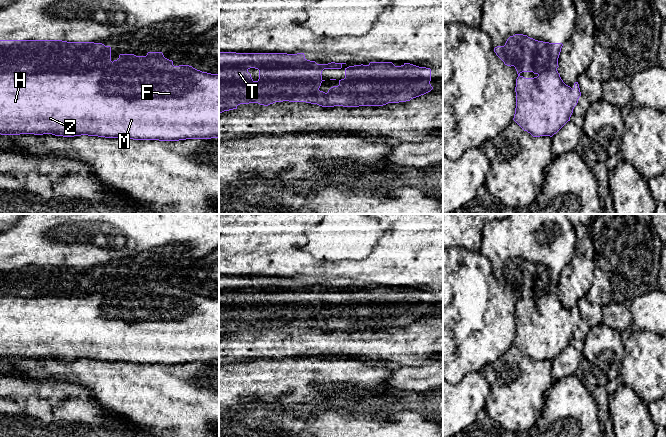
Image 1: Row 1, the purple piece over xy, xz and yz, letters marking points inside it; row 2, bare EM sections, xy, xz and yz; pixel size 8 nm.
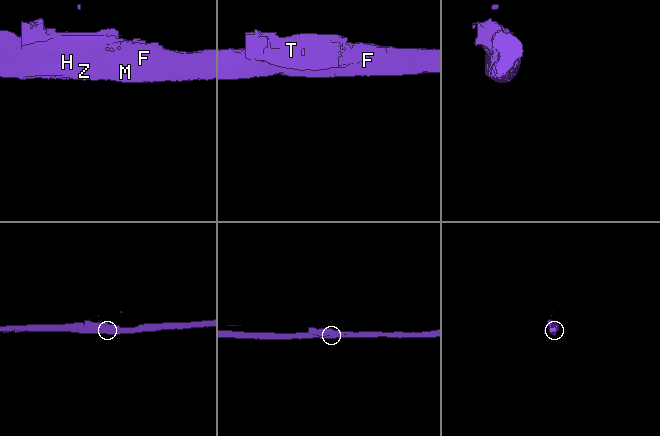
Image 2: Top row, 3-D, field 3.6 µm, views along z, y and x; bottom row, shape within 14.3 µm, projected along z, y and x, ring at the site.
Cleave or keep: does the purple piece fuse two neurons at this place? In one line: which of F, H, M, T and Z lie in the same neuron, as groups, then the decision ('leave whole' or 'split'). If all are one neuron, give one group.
F H M Z / T | split

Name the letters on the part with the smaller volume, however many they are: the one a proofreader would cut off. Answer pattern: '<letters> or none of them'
T

